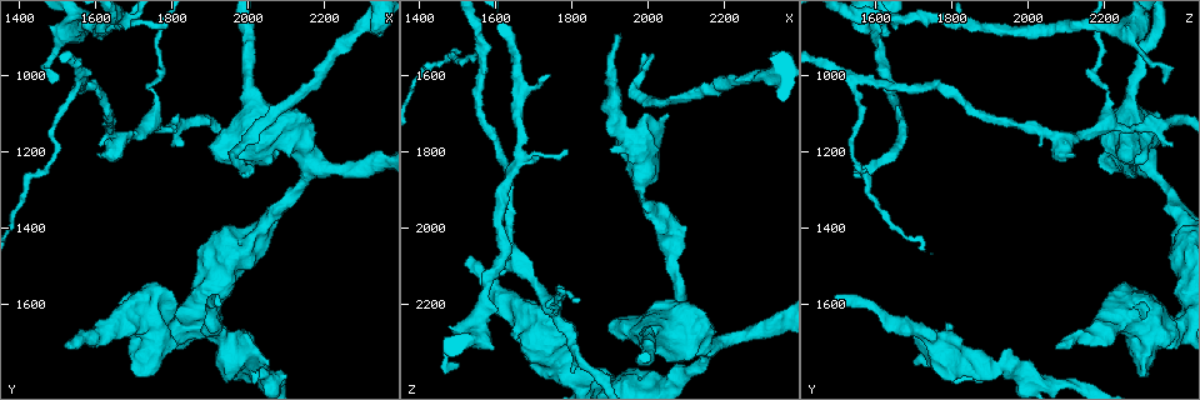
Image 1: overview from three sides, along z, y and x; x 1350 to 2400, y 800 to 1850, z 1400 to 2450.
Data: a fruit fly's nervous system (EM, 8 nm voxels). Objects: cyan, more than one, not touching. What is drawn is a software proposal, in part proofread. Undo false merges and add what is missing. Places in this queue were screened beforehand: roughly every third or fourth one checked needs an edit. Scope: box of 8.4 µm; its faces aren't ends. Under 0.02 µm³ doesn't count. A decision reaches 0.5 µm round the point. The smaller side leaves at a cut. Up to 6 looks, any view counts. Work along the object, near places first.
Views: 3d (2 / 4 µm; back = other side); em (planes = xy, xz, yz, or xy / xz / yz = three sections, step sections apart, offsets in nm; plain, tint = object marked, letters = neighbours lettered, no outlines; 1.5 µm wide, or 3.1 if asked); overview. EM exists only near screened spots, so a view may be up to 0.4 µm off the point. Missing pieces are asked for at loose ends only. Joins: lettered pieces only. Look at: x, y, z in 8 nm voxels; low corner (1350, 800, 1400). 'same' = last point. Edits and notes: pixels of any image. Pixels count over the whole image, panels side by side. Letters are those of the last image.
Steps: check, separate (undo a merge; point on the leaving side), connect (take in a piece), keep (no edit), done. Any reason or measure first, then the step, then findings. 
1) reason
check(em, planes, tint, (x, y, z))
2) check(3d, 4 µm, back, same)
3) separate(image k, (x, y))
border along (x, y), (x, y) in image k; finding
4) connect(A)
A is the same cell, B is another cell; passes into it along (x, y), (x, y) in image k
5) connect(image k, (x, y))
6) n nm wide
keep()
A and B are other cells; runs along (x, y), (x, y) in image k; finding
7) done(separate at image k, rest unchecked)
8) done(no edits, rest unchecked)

end of a long branch
check(em, xz, step 4, letters, (1925, 1605, 1495))

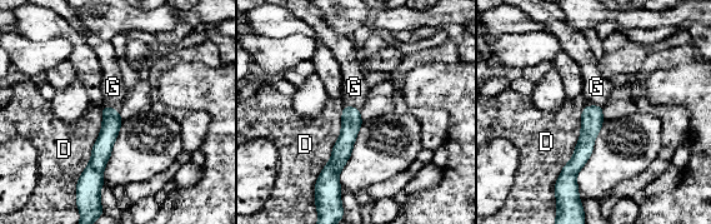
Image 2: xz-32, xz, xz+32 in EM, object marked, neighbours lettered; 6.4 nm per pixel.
connect(G)
G is the same cell, D is another cell; passes into it along (351, 120), (351, 106), (354, 86) in image 2; it goes on there

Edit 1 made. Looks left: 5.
redraw
check(overview)

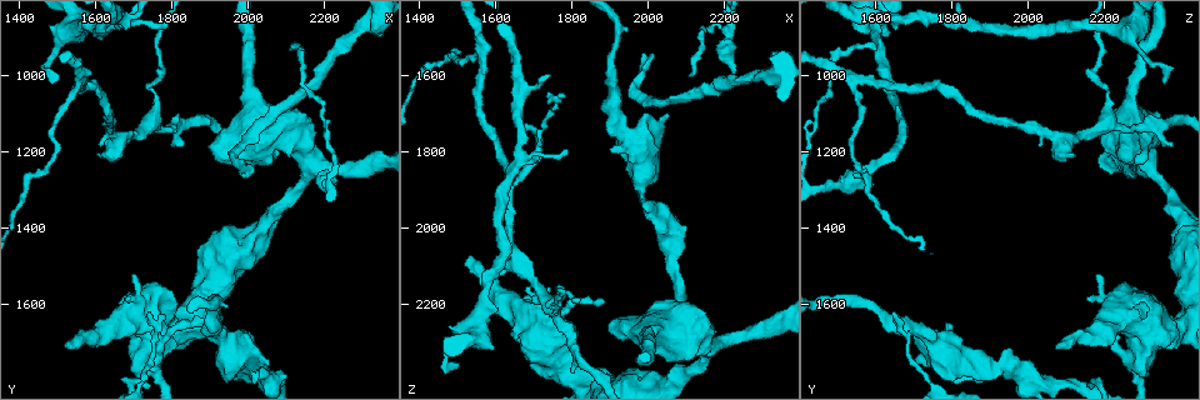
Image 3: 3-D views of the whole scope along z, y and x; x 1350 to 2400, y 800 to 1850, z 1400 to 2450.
branch stops here
check(em, yz, step 8, letters, (2020, 1255, 1545))

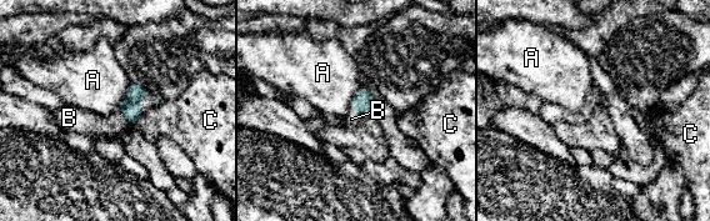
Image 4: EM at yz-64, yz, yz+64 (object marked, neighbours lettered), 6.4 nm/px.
another direction
check(em, planes, letters, same)

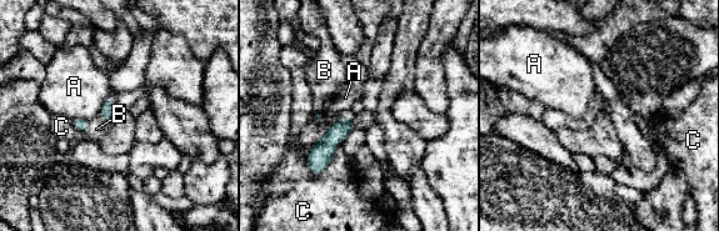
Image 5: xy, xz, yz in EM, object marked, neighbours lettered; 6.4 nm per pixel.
connect(B)
B is the same cell, A and C are other cells; passes into it along (323, 151), (343, 119), (349, 113) in image 5; it goes on there

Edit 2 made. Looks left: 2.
check(overview)

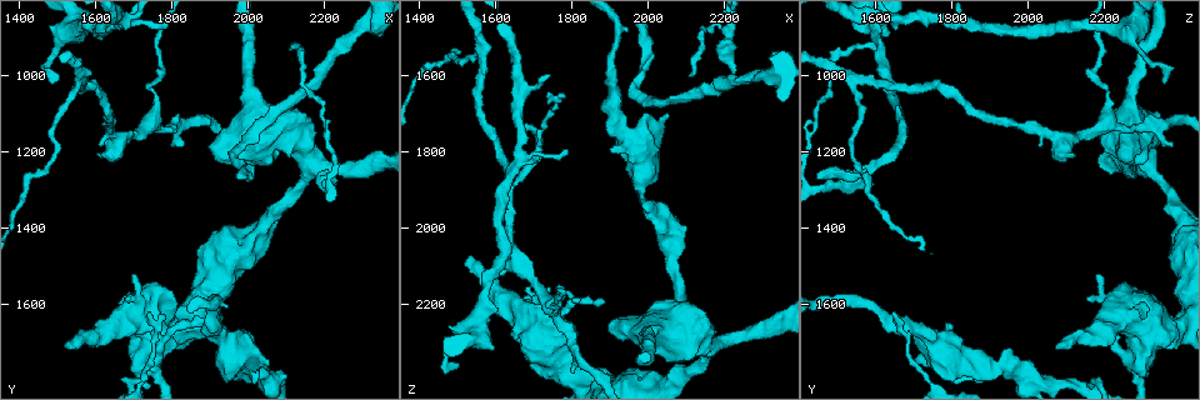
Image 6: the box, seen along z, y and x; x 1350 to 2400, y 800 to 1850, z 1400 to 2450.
branch stops here
check(em, xy, step 4, letters, (1535, 1695, 2070))

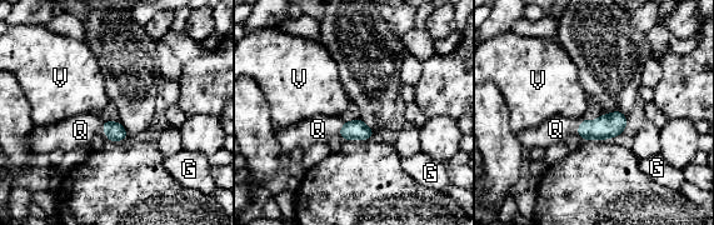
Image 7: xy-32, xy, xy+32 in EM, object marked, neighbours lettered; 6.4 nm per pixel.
Q touches over 130 nm
connect(Q)
Q is the same cell, G and V are other cells; passes into it along (115, 131), (103, 130), (80, 130) in image 7; the neuron continues

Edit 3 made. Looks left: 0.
done(connect at image 2, connect at image 5, connect at image 7, rest unchecked)

